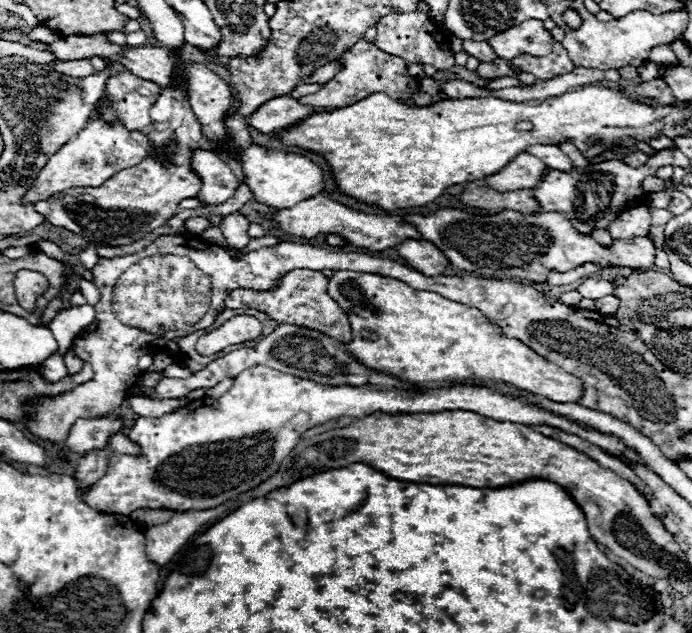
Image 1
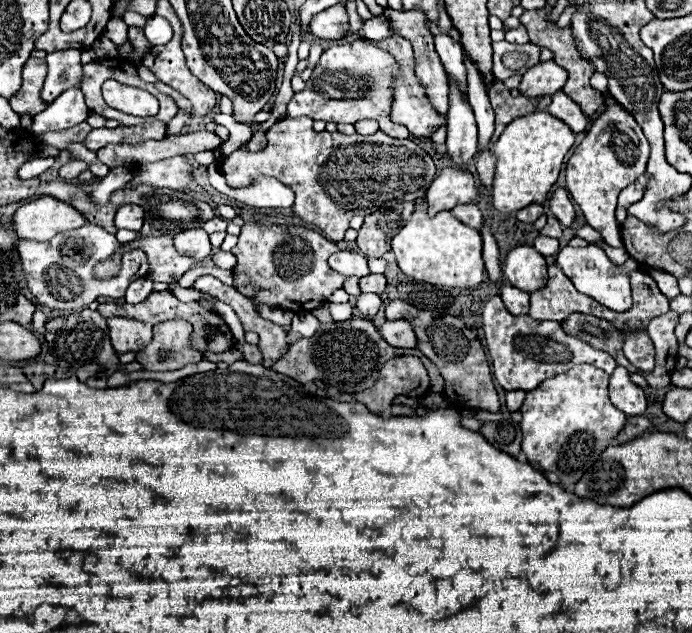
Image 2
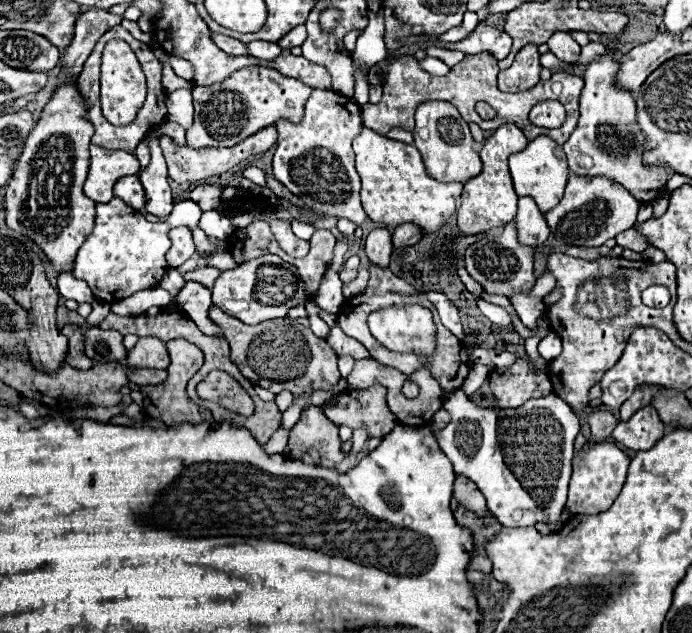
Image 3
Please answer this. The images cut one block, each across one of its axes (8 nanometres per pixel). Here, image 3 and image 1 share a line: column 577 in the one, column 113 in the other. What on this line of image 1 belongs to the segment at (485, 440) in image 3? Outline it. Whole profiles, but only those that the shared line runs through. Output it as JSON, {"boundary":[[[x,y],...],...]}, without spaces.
{"boundary":[[[100,416],[100,418],[80,418],[68,432],[66,446],[76,454],[88,454],[92,450],[108,448],[108,440],[120,434],[124,420],[120,416]]]}

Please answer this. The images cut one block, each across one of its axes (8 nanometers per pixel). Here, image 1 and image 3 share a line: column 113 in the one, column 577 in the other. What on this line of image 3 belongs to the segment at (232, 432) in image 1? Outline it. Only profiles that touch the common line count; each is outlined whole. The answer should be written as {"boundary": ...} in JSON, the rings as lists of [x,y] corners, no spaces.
{"boundary":[[[594,444],[584,456],[574,456],[574,460],[572,460],[574,472],[570,478],[566,508],[572,514],[606,512],[614,504],[616,496],[620,494],[620,490],[624,486],[628,464],[630,464],[630,458],[614,444]]]}

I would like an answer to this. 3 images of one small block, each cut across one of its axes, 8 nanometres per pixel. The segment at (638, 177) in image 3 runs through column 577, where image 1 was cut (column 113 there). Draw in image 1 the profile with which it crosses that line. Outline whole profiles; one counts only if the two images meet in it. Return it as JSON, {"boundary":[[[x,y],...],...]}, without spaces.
{"boundary":[[[90,118],[86,128],[78,132],[68,144],[64,144],[54,156],[50,156],[48,164],[38,172],[32,188],[26,192],[22,202],[40,202],[48,200],[56,192],[64,192],[68,188],[88,188],[100,186],[104,180],[114,176],[124,168],[136,166],[148,154],[148,138],[142,132],[130,132],[122,124],[106,126],[100,118]]]}

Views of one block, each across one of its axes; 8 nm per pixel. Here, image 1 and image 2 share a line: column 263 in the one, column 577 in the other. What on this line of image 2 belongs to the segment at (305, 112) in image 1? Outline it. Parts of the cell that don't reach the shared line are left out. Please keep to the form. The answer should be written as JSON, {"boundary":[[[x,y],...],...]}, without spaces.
{"boundary":[[[564,92],[552,94],[552,104],[548,106],[548,112],[552,116],[560,118],[562,122],[566,122],[572,128],[572,132],[584,132],[588,128],[588,124],[590,124],[590,118]]]}

